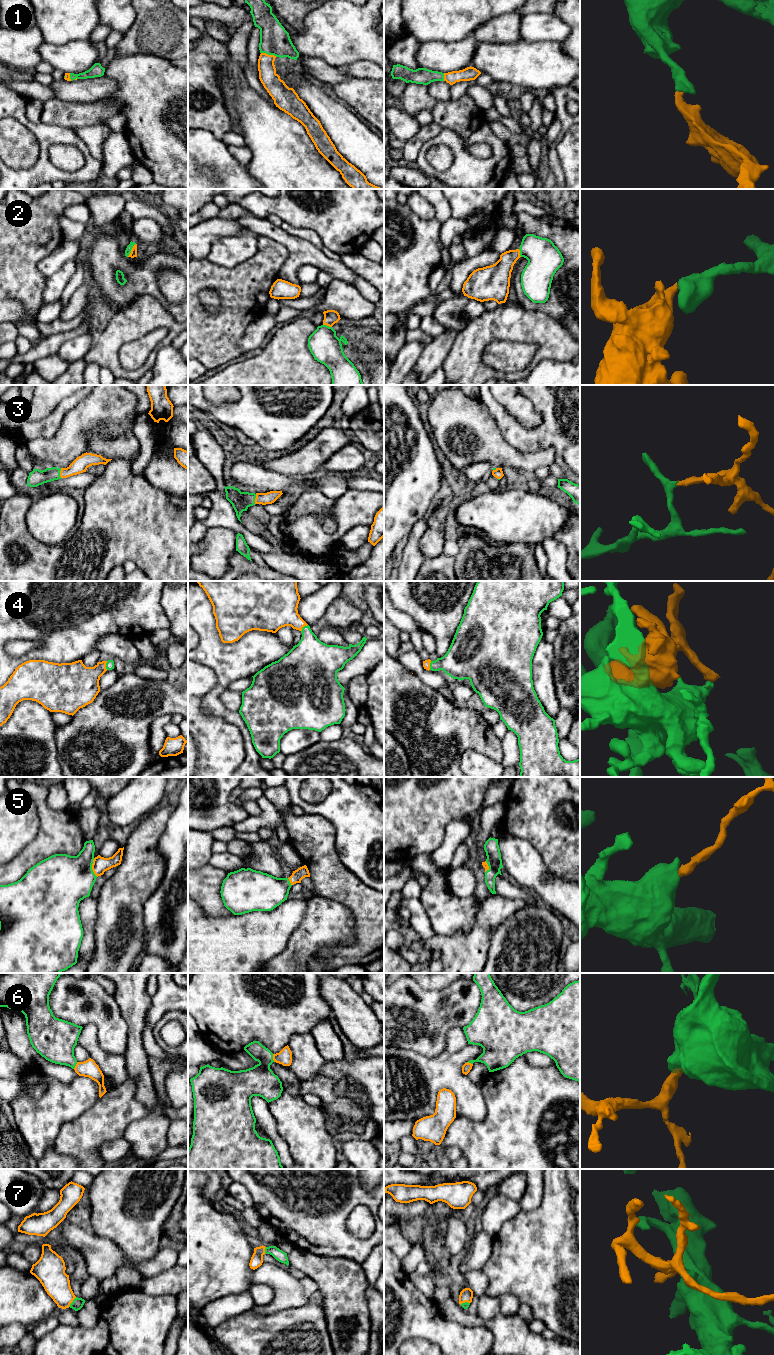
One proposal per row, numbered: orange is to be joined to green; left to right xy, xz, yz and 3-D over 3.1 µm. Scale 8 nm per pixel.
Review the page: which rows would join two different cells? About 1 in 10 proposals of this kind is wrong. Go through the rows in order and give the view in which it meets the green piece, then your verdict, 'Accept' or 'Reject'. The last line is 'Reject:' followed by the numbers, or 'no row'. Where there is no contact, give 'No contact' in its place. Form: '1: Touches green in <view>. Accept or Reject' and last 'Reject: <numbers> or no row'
1: Touches green in xz. Accept
2: Touches green in xy. Accept
3: Touches green in xy. Accept
4: Touches green in xy. Accept
5: Touches green in xy. Accept
6: Touches green in xz. Accept
7: Touches green in xy. Accept
Reject: no row

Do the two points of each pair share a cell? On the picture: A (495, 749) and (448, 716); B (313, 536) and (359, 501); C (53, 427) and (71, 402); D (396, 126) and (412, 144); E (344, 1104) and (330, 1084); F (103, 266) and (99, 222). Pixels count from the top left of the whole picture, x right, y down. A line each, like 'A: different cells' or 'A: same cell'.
A: same cell
B: same cell
C: same cell
D: different cells
E: same cell
F: different cells

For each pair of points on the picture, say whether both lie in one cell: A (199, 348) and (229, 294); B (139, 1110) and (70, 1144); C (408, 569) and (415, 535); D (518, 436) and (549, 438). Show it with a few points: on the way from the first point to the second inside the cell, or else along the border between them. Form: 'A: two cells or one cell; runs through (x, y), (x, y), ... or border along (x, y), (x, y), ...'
A: one cell; runs through (212, 335), (229, 318), (229, 307)
B: one cell; runs through (122, 1118), (109, 1118), (93, 1127), (87, 1133)
C: one cell; runs through (411, 561), (413, 543)
D: one cell; runs through (526, 438), (541, 438)

